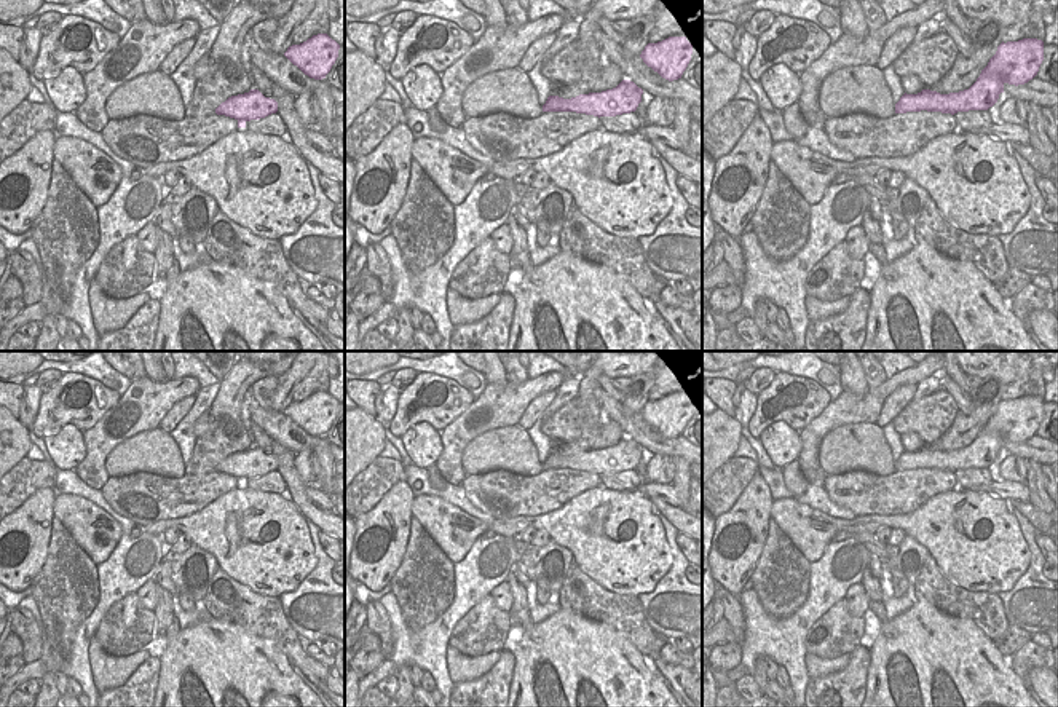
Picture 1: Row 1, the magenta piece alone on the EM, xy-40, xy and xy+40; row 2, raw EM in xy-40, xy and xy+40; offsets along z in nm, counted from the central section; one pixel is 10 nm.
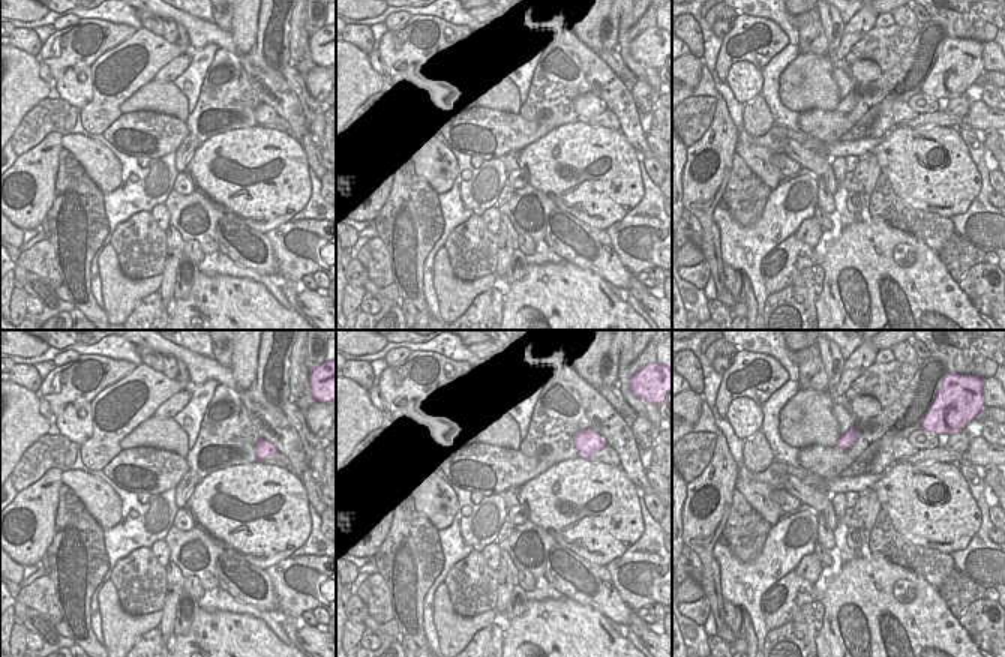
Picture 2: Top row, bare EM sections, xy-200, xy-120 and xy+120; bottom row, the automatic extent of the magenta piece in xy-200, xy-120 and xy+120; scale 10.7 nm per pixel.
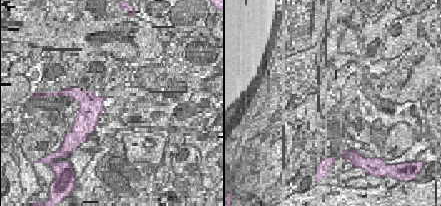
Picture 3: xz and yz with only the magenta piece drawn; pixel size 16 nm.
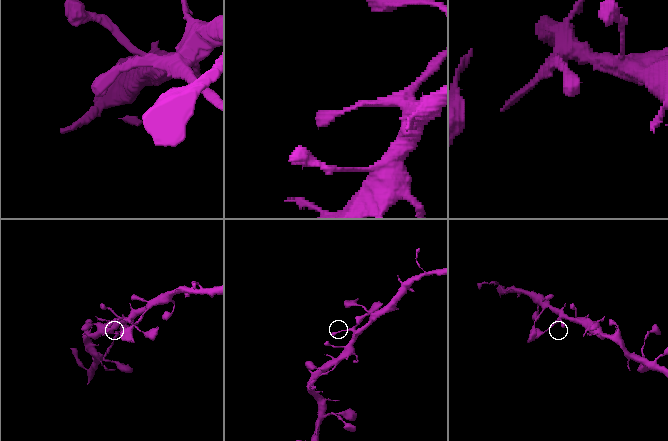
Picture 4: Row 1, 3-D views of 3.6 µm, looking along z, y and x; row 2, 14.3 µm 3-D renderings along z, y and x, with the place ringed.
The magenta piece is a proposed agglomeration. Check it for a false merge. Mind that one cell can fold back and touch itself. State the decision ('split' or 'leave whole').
split

